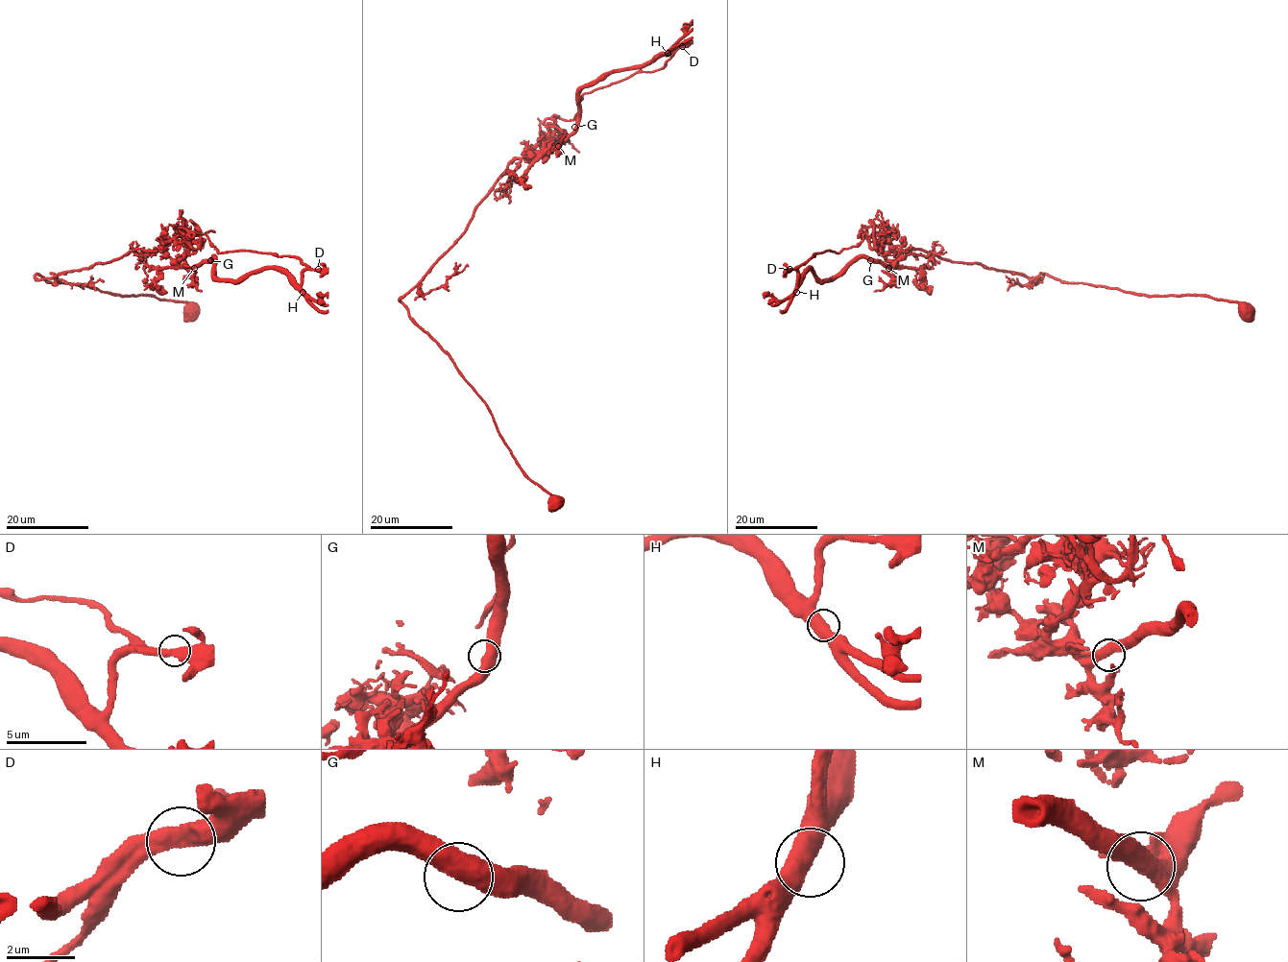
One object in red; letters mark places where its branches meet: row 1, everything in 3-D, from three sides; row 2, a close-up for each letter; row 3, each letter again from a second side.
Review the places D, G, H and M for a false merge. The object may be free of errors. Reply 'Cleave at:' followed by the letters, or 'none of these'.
Cleave at: D

